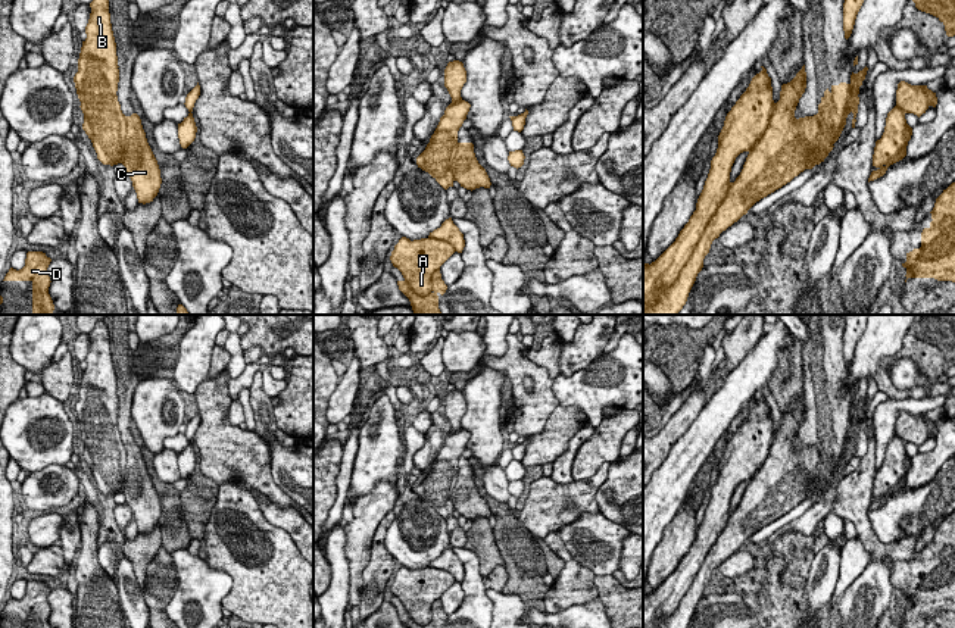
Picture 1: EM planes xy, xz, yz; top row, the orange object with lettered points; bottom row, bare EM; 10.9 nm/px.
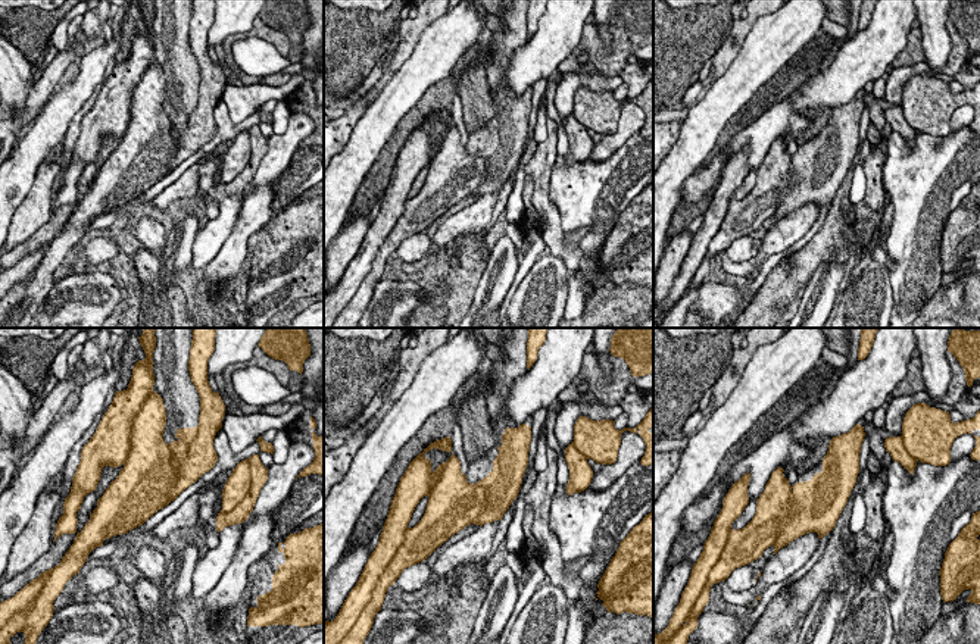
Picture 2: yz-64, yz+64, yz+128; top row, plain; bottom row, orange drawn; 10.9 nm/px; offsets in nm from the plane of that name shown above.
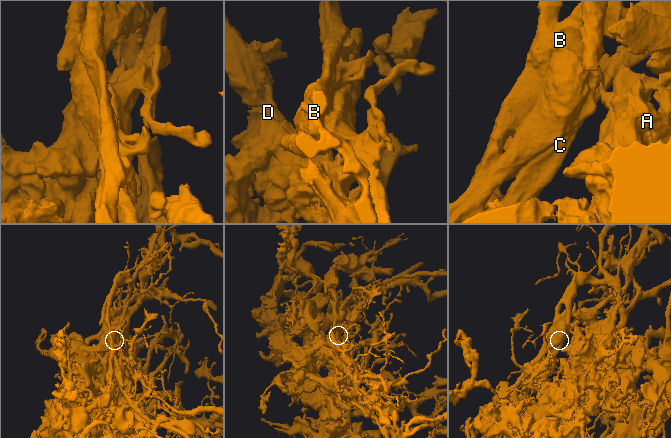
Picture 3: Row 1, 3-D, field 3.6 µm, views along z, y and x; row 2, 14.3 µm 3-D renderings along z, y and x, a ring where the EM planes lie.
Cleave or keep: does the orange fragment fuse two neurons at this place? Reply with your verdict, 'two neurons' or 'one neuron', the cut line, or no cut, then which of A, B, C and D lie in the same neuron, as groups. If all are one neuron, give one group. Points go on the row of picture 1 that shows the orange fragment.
two neurons; cut in yz along (814, 115), (821, 131), (813, 136), (813, 153), (805, 168); A B D / C

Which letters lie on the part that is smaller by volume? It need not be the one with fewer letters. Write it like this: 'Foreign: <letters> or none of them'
Foreign: C

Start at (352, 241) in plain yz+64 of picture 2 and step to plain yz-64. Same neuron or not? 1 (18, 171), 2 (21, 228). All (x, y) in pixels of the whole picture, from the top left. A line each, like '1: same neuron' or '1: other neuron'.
1: other neuron
2: same neuron

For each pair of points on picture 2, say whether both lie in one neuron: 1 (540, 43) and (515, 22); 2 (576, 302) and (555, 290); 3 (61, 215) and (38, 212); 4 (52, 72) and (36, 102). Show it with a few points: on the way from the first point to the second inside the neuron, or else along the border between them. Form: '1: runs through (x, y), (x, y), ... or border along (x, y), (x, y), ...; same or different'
1: border along (527, 40), (511, 53); different
2: border along (571, 274), (567, 280), (567, 303), (562, 312); different
3: border along (52, 213), (28, 240); different
4: runs through (49, 80), (38, 94); same

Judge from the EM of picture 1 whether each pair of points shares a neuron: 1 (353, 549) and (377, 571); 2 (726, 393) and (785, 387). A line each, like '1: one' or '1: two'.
1: two
2: two

